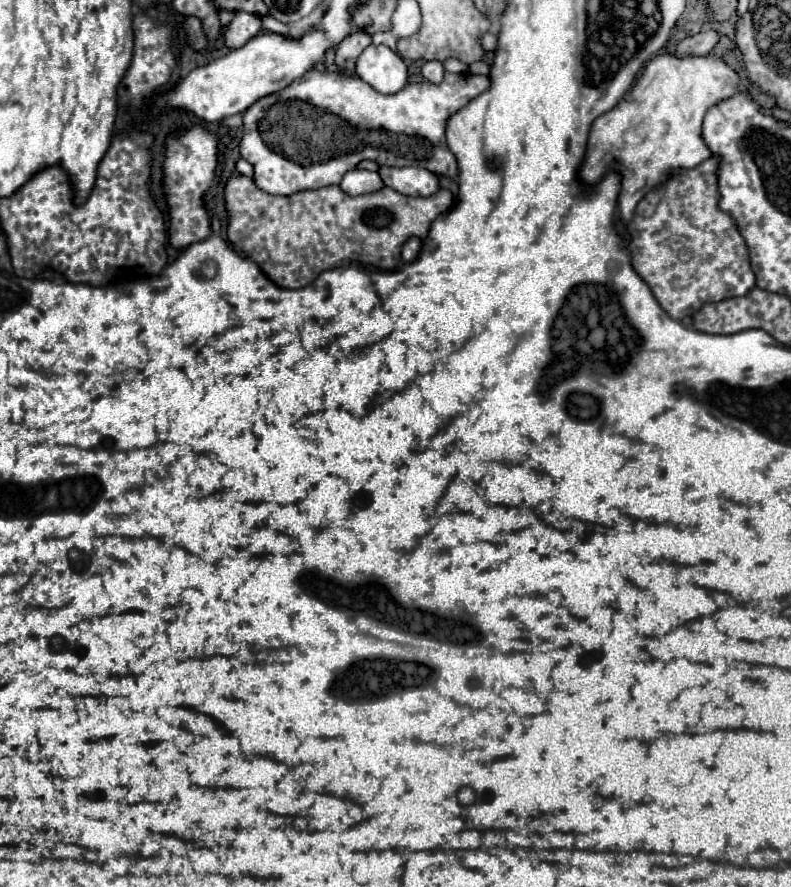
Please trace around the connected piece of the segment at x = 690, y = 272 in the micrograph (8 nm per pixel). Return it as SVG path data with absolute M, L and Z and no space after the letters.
M713 155L693 169L675 169L669 177L653 187L637 205L635 217L629 223L629 235L633 235L629 249L633 251L633 267L647 281L659 305L673 317L693 317L705 303L717 303L723 299L739 297L755 287L755 275L749 265L749 249L739 233L733 217L719 209L719 185L717 185L719 157Z

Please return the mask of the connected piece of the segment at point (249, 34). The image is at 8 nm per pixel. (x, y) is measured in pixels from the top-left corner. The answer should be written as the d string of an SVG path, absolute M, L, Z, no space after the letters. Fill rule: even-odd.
M235 11L233 25L229 23L225 33L225 43L229 49L237 49L237 47L243 47L243 43L253 39L255 35L259 35L261 31L263 27L261 27L259 15L253 15L247 11Z

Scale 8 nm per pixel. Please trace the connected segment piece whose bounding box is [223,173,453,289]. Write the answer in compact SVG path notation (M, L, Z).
M241 173L231 175L227 179L223 195L225 195L225 209L229 213L227 219L229 241L235 245L235 249L253 259L269 281L273 281L283 289L307 287L319 277L319 273L351 261L391 271L401 263L401 245L409 237L425 239L433 219L439 213L451 209L453 205L453 195L447 189L439 189L431 197L409 197L397 193L391 187L381 187L379 191L351 197L343 193L337 185L331 185L315 191L301 191L295 195L269 195L255 185L253 177Z

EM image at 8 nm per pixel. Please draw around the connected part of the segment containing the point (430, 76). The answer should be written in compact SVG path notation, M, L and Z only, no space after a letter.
M427 61L427 63L421 67L421 73L423 73L423 77L425 77L427 81L431 81L431 83L441 83L445 69L443 69L443 65L441 65L439 61Z

